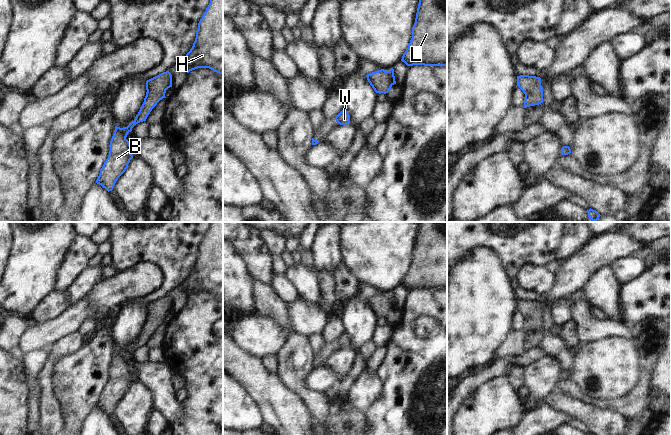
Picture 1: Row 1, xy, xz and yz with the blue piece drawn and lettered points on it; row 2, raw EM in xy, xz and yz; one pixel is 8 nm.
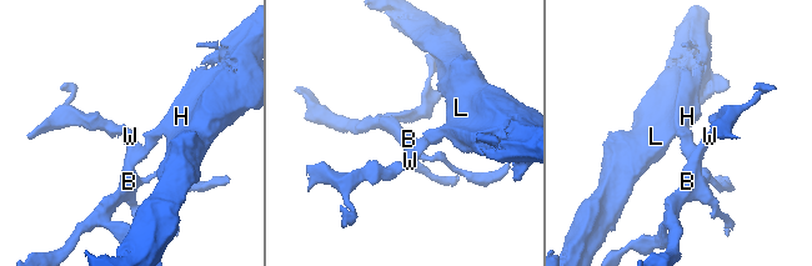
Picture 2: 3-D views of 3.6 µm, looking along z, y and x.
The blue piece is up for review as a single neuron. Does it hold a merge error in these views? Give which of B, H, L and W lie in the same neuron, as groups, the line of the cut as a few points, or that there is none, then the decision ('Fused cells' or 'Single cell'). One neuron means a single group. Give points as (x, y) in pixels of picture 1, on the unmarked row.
Groups: B H L W. No split. Single cell

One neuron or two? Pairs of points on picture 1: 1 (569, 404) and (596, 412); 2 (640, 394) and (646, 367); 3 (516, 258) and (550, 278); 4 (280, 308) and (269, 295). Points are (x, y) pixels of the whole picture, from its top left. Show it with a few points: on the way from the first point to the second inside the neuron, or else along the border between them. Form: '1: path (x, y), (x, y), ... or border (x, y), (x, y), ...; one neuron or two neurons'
1: path (576, 407), (589, 412); one neuron
2: path (642, 387), (645, 374); one neuron
3: border (544, 266), (525, 263), (517, 276), (519, 285); two neurons
4: path (277, 305), (270, 298); one neuron

